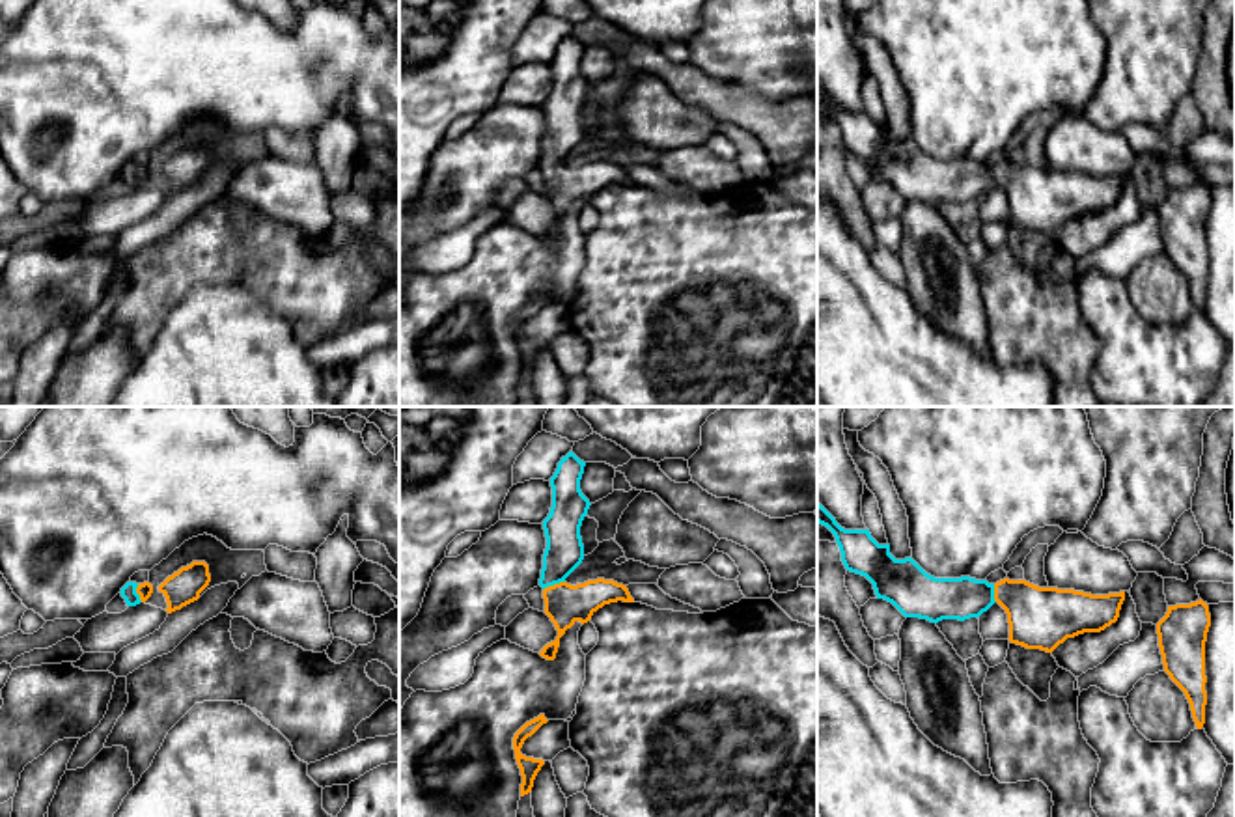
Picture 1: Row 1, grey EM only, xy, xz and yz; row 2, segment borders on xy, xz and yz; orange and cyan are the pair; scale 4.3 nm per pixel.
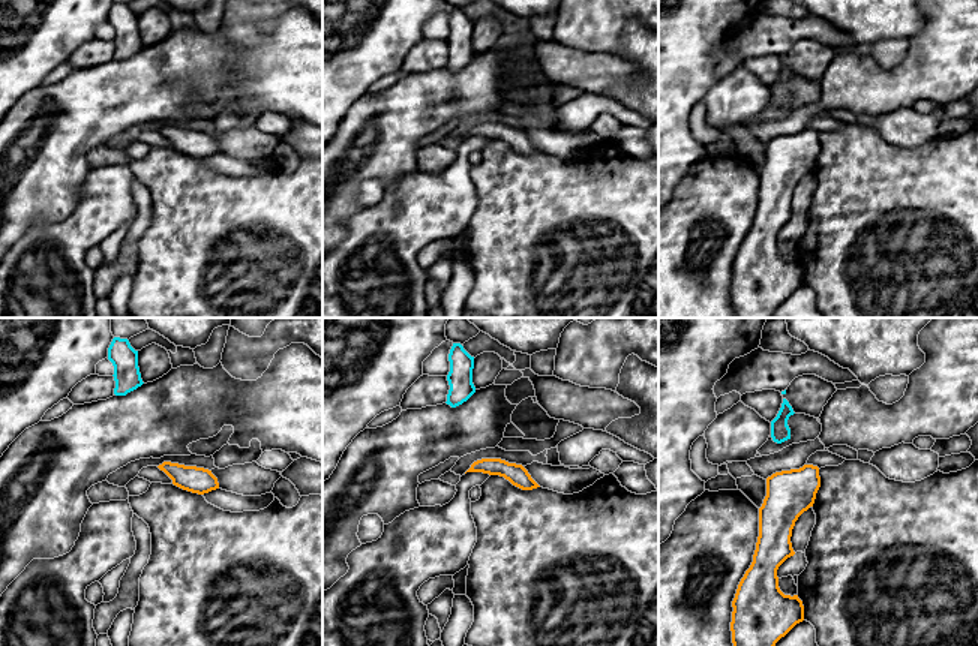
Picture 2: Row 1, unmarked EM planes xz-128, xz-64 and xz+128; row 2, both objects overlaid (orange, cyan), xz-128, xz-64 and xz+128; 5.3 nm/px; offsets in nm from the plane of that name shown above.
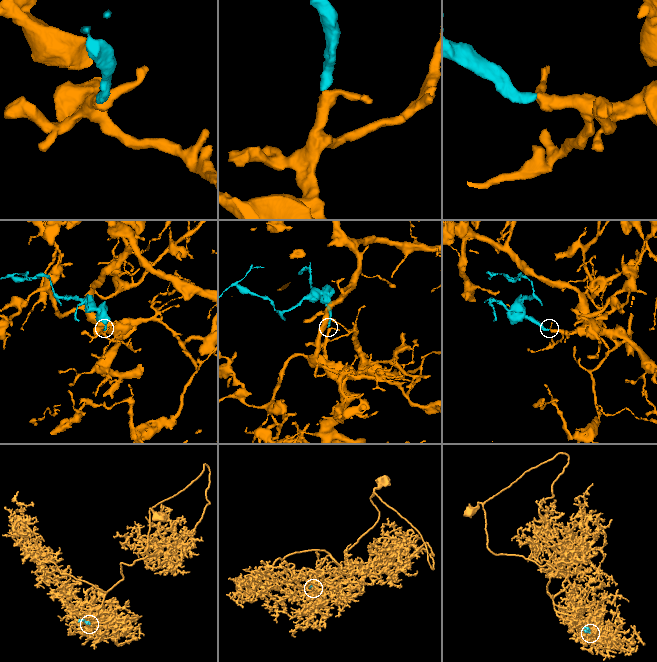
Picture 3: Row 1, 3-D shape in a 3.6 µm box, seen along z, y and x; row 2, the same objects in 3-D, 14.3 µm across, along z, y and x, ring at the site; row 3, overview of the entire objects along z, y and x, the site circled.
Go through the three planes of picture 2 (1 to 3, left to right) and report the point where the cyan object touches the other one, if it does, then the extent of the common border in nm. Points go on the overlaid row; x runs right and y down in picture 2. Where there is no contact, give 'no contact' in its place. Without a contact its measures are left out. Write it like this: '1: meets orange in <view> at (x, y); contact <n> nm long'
1: no contact
2: no contact
3: no contact

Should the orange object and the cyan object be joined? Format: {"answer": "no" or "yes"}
{"answer": "yes"}

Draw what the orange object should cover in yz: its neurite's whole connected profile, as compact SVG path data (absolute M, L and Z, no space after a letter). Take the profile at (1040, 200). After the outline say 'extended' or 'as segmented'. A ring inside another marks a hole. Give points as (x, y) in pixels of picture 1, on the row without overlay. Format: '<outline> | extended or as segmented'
M819 84L817 104L834 116L845 151L866 159L877 181L892 185L905 200L964 203L998 185L1007 196L1007 222L1026 231L1052 235L1067 220L1101 215L1117 203L1125 183L1125 173L1091 177L1009 160L996 166L935 160L912 140L895 142L890 127L879 127L869 112L841 110Z | extended

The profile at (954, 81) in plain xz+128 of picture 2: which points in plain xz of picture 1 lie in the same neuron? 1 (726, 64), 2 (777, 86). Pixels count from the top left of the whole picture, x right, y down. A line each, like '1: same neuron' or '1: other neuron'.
1: same neuron
2: same neuron

